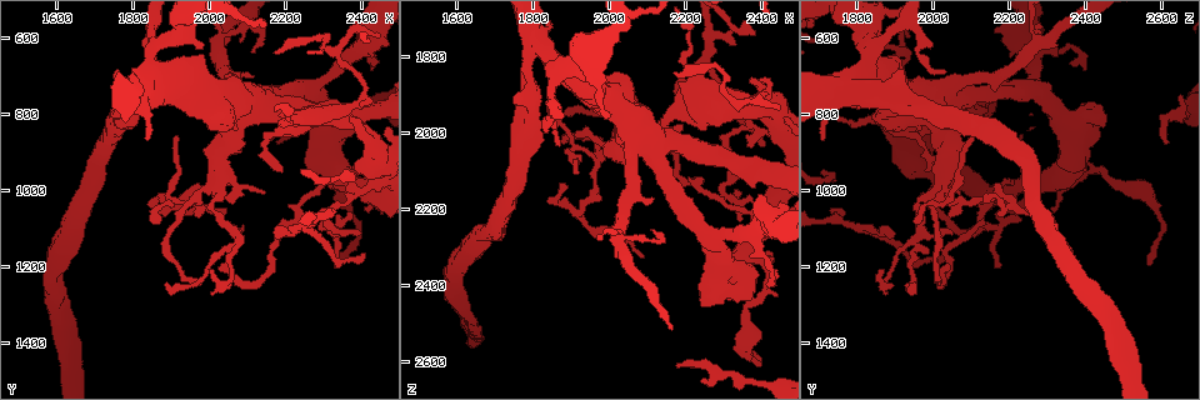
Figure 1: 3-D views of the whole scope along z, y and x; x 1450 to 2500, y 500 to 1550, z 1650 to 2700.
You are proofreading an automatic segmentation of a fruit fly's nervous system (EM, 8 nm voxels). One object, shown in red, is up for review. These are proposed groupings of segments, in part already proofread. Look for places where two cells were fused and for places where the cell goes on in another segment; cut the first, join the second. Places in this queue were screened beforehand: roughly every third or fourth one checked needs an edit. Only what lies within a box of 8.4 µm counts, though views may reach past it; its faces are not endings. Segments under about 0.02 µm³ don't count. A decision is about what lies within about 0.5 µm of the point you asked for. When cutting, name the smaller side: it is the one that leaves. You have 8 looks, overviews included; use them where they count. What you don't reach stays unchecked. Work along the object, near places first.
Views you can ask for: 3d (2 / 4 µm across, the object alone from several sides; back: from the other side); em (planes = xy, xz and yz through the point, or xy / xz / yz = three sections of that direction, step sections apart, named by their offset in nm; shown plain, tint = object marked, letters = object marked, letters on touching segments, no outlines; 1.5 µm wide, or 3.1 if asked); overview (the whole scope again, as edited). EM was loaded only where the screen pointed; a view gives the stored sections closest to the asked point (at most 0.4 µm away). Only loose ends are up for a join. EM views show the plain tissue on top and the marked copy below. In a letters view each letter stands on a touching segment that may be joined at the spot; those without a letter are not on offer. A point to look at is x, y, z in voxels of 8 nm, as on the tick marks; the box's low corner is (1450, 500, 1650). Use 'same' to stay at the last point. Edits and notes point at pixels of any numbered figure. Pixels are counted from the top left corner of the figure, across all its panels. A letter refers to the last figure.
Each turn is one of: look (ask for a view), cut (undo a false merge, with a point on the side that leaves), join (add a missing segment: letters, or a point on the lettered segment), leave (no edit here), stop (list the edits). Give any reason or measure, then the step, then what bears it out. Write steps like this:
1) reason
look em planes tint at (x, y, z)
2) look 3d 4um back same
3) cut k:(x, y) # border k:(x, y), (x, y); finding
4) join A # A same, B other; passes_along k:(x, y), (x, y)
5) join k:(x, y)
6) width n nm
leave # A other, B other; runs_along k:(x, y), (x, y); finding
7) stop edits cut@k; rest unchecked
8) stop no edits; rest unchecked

branch stops here
look 3d 2um at (2245, 840, 2450)

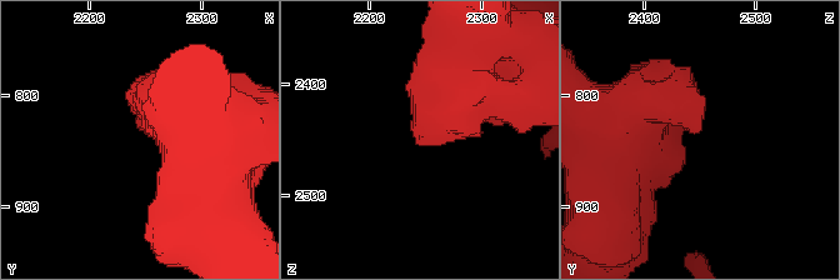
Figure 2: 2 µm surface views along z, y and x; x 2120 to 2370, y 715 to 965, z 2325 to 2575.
shape alone is not enough
look em planes letters at (2250, 832, 2452)

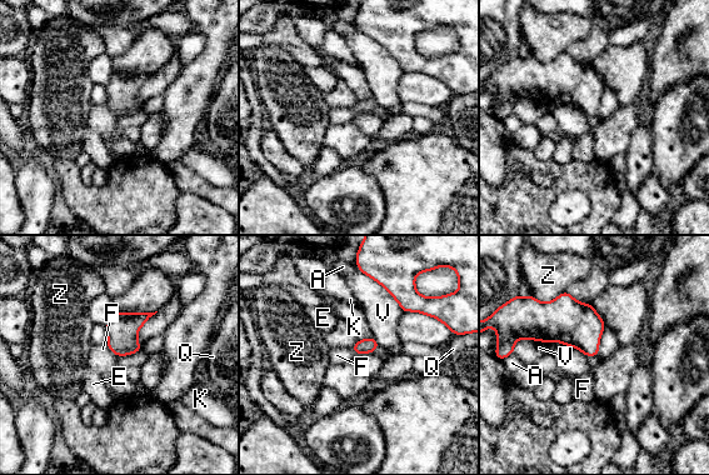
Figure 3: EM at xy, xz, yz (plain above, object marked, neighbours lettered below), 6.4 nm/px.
leave # A other, E other, F other, K other, Q other, V other, Z other; no lettered segment goes on from it

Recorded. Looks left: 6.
sudden change in width
look em yz step 4 tint at (2375, 650, 2265)

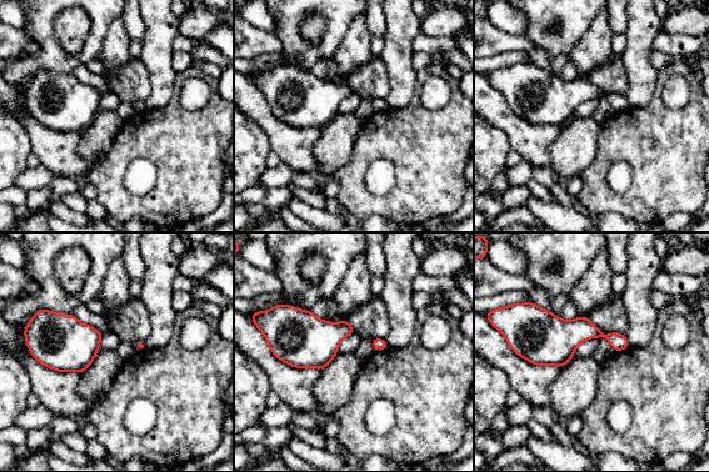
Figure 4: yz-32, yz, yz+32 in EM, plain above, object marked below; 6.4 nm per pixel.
what lies round it
look em yz step 4 letters same

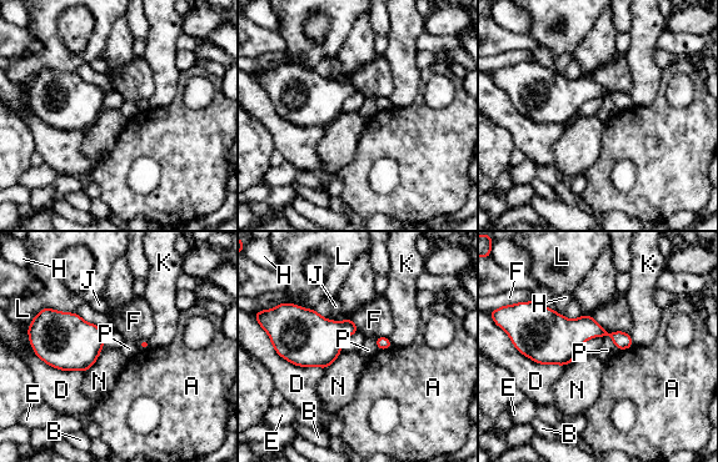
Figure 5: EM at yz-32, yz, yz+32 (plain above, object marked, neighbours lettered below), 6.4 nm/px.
leave # A other, B other, D other, E other, F other, H other, J other, K other, L other, N other, P other; border 5:(253, 316), (279, 355), (323, 370); one cell here

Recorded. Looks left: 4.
narrows sharply
look 3d 2um at (1945, 1035, 2050)

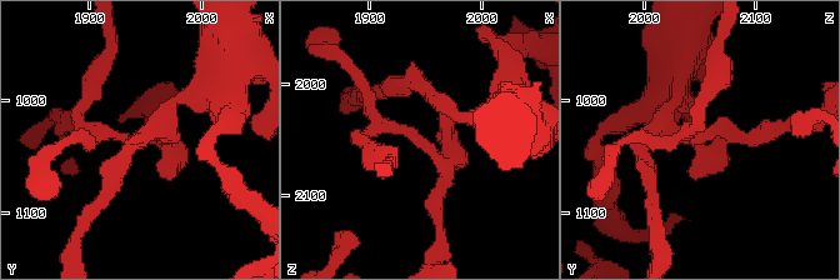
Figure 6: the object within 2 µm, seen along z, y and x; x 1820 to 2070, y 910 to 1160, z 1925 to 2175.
need the tissue
look em planes letters at (1944, 1036, 2042)

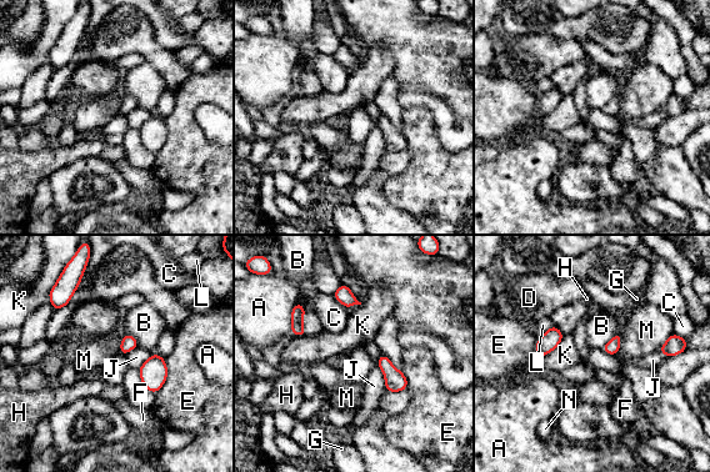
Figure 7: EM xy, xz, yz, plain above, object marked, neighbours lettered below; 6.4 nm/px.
leave # A other, B other, C other, D other, E other, F other, G other, H other, J other, K other, L other, M other, N other; border 7:(564, 336), (549, 352), (535, 357); all the same cell

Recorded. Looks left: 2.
stop no edits; rest unchecked

